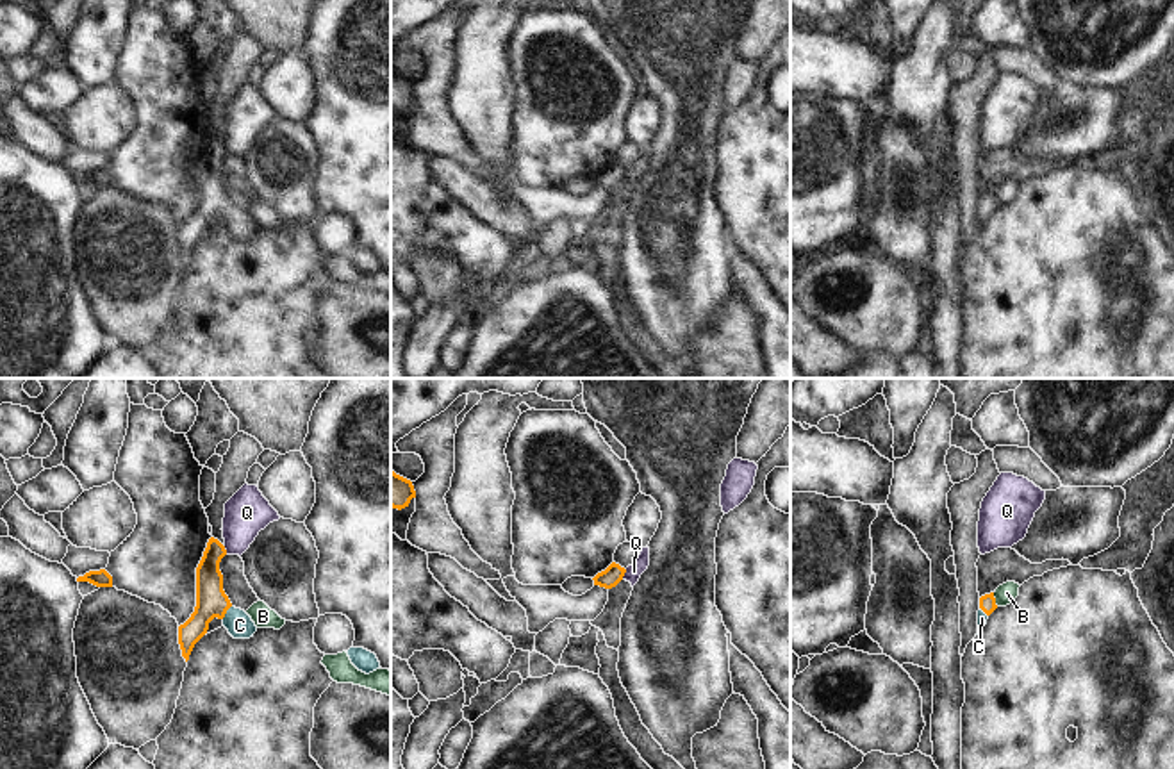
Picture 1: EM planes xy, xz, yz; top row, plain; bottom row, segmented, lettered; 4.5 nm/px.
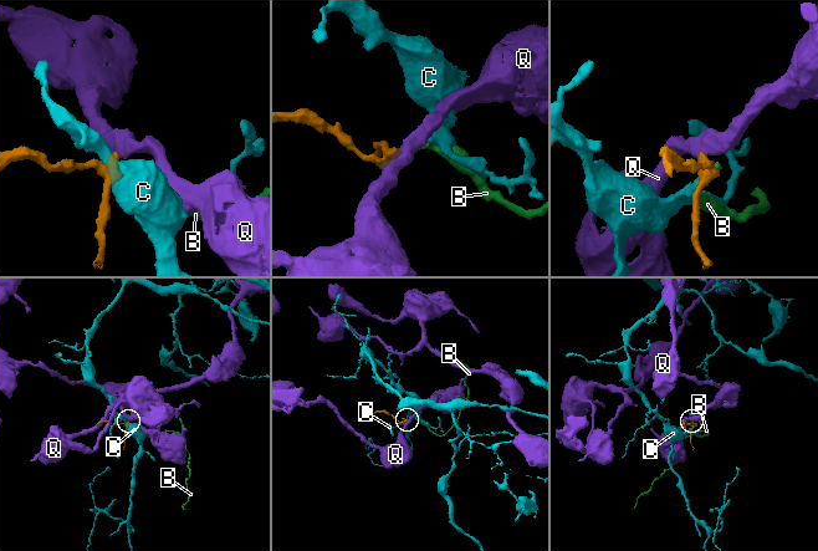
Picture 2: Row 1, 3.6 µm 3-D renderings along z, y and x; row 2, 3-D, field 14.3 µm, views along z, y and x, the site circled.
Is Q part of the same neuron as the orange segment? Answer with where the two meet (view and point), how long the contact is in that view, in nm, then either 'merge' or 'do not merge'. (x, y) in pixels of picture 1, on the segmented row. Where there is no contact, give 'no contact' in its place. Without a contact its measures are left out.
contact xz (623, 575); length 50 nm; do not merge

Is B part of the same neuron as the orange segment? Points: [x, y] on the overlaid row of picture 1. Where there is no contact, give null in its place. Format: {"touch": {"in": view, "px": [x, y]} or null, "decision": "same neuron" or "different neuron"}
{"touch": {"in": "yz", "px": [994, 600]}, "decision": "different neuron"}

